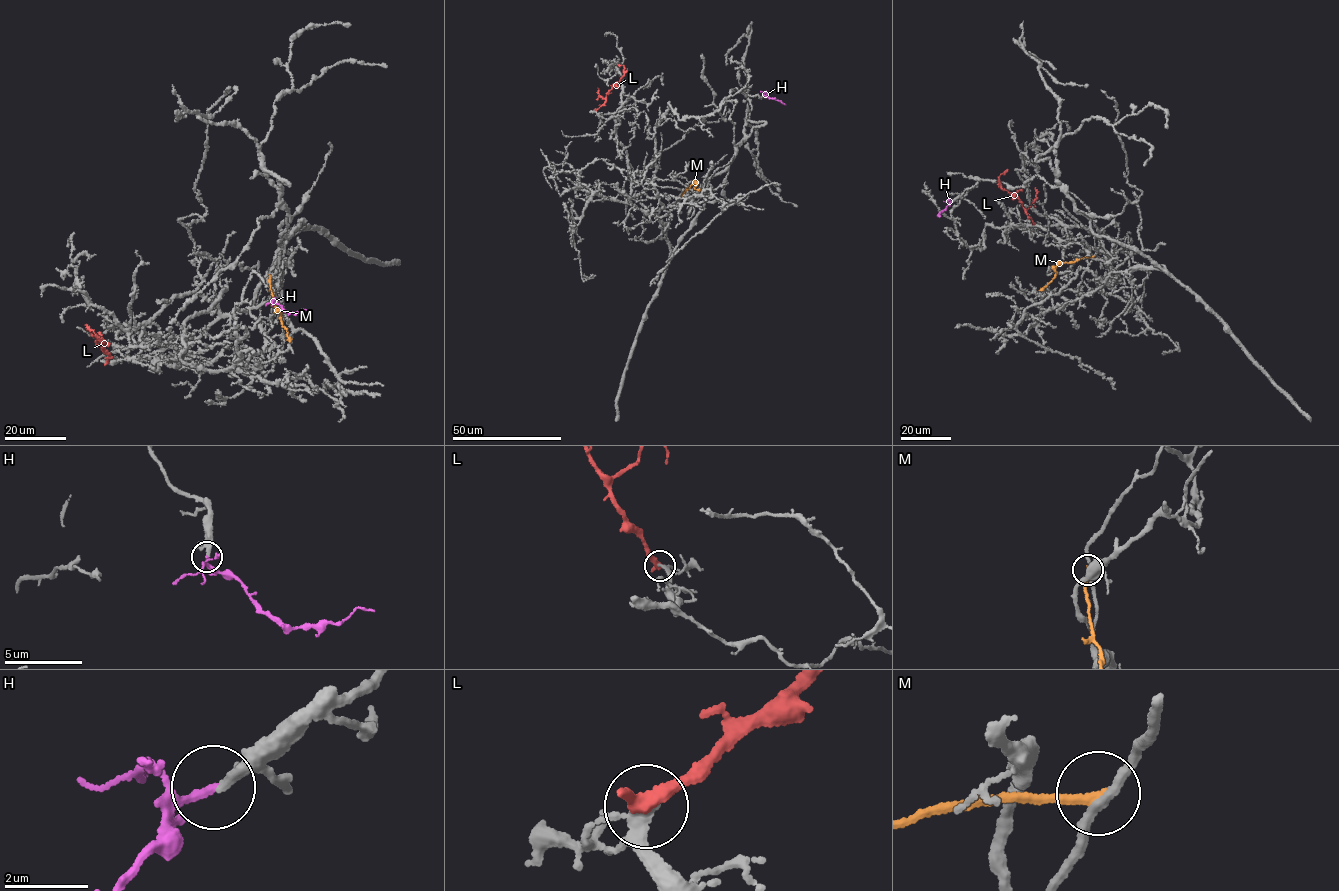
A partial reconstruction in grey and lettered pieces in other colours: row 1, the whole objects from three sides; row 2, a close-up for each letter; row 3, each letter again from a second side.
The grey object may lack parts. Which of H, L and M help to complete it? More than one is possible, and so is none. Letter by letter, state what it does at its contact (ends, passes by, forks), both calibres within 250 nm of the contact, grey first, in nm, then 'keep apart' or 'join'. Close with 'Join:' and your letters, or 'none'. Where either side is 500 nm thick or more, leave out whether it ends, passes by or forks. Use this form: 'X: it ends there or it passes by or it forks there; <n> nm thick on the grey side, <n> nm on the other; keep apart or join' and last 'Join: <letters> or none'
H: it ends there; 190 nm thick on the grey side, 180 nm on the other; join
L: it ends there; 200 nm thick on the grey side, 400 nm on the other; join
M: it ends there; 220 nm thick on the grey side, 240 nm on the other; keep apart
Join: H, L

